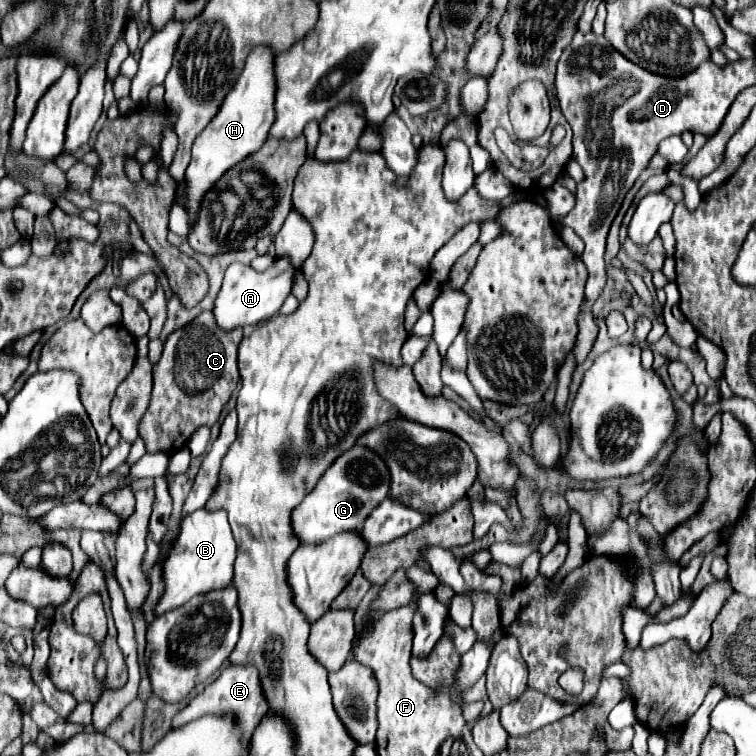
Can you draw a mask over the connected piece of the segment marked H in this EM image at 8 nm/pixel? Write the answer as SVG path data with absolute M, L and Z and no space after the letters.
M258 45L246 59L246 65L236 81L236 85L224 97L216 117L208 123L208 127L196 137L192 145L192 161L186 169L186 193L188 193L188 213L190 221L196 221L196 207L200 207L200 197L226 173L232 165L244 161L248 153L260 149L266 141L268 131L274 123L274 95L276 95L276 79L274 79L274 49Z

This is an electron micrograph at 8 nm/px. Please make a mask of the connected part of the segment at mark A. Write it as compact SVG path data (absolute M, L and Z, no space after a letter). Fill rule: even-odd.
M288 257L274 259L274 263L262 273L254 271L250 265L232 263L226 269L222 289L214 303L216 323L222 329L234 329L234 327L244 327L244 325L258 325L260 321L274 317L278 309L282 307L284 299L290 295L294 277L296 277L296 267L290 263Z

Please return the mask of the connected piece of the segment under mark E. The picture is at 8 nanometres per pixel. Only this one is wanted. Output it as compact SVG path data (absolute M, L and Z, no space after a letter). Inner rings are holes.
M228 665L220 677L210 683L202 693L198 693L172 721L172 727L180 727L196 717L208 715L208 713L230 713L230 717L236 717L236 723L240 725L242 733L244 733L244 741L248 741L248 737L252 737L256 725L260 723L260 719L266 715L268 711L268 701L266 695L262 691L260 685L260 677L258 677L258 669L252 665Z

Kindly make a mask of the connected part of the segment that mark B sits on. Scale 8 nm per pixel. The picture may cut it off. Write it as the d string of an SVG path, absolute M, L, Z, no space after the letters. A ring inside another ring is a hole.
M194 511L182 521L180 535L166 559L164 565L164 583L166 591L156 605L156 613L162 615L168 609L176 609L190 601L194 595L208 593L212 589L224 589L232 583L232 567L236 559L236 541L232 537L228 519L224 511Z

